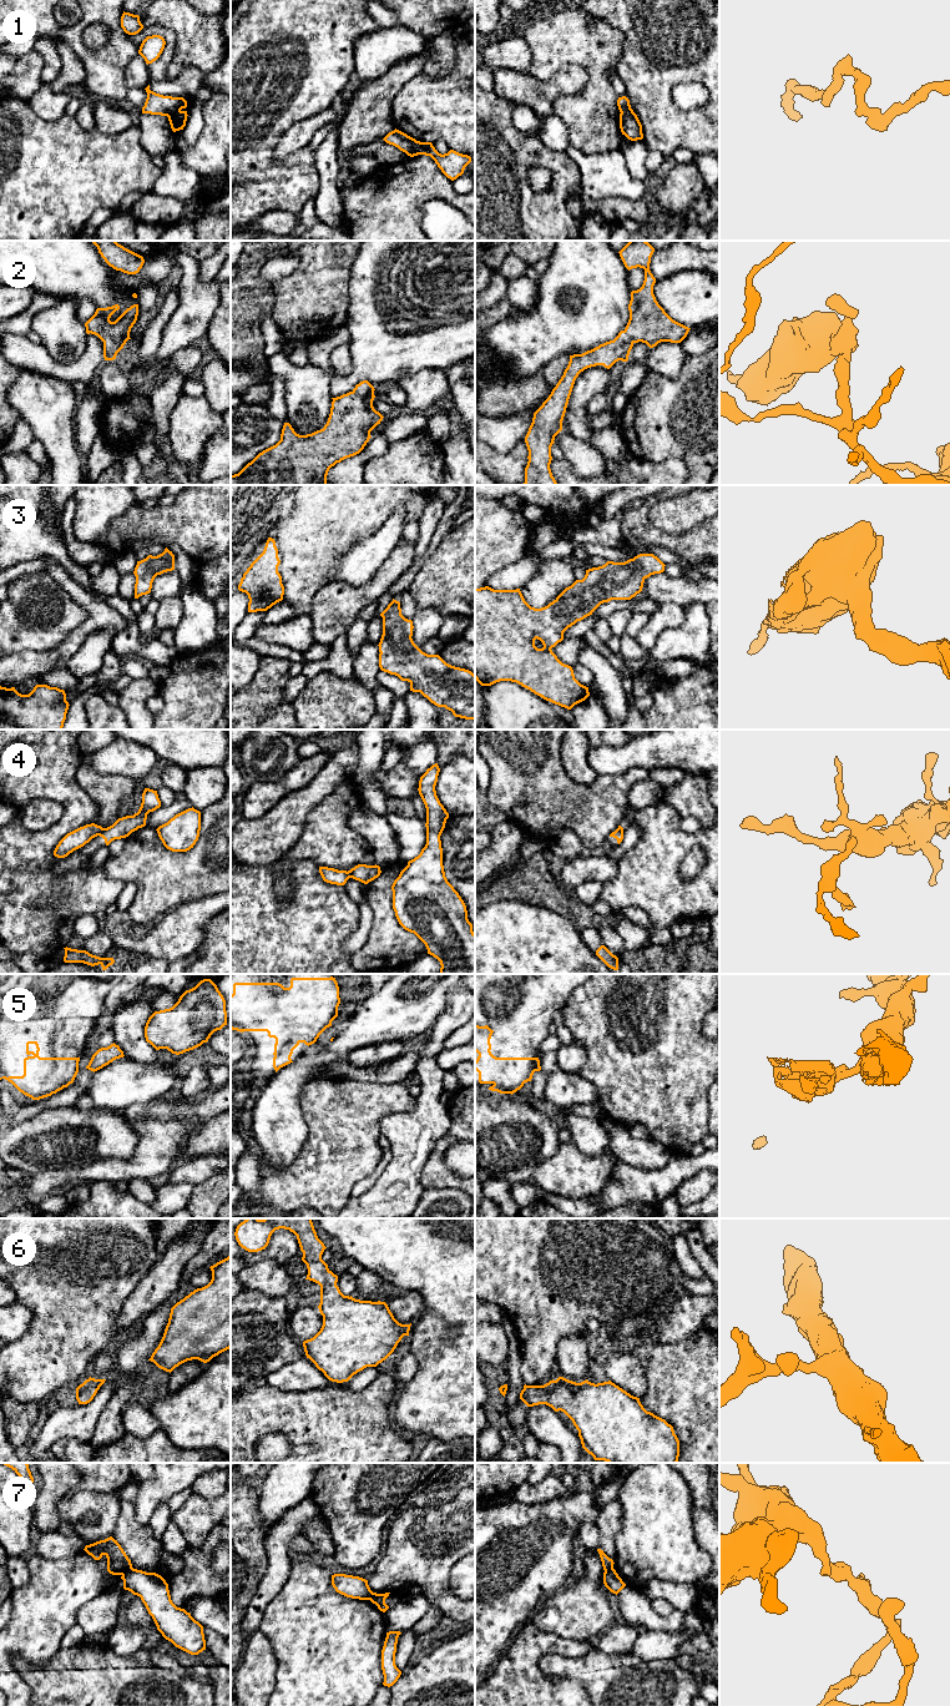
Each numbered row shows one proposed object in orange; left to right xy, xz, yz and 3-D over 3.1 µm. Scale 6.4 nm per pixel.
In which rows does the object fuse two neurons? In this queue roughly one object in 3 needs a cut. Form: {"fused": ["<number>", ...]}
{"fused": ["1", "4", "5", "7"]}

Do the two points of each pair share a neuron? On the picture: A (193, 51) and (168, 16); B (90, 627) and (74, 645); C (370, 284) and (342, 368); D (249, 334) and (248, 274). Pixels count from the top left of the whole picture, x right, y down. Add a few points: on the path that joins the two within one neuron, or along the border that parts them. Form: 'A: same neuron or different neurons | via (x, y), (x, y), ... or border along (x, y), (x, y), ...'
A: same neuron | via (193, 43), (177, 25)
B: same neuron | via (85, 631), (76, 640)
C: different neurons | border along (349, 344), (350, 371), (347, 374), (342, 374)
D: same neuron | via (248, 319), (248, 289)

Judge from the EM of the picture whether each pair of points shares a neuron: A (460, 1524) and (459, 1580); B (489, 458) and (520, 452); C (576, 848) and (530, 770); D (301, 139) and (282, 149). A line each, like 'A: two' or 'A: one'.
A: two
B: one
C: two
D: one

